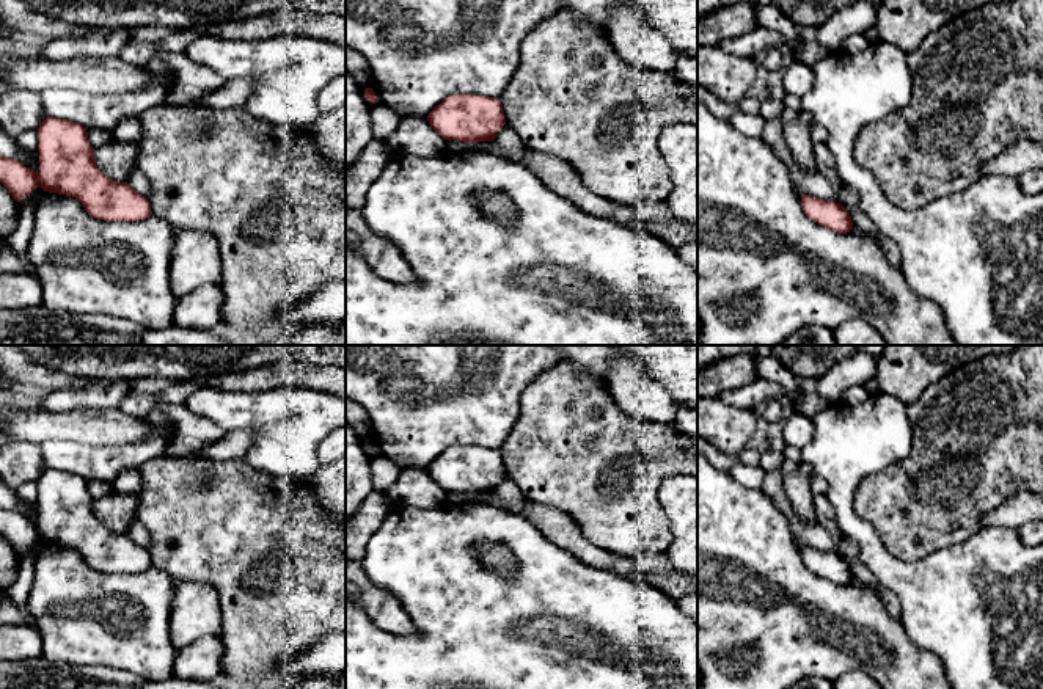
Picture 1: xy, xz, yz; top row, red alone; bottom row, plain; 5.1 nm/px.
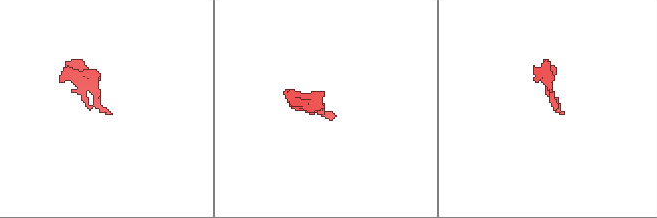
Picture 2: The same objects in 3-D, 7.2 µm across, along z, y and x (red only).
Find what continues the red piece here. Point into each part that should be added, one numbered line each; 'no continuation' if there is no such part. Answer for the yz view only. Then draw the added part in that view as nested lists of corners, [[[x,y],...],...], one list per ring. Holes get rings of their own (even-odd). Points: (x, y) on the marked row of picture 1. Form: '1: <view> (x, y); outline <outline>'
no continuation

